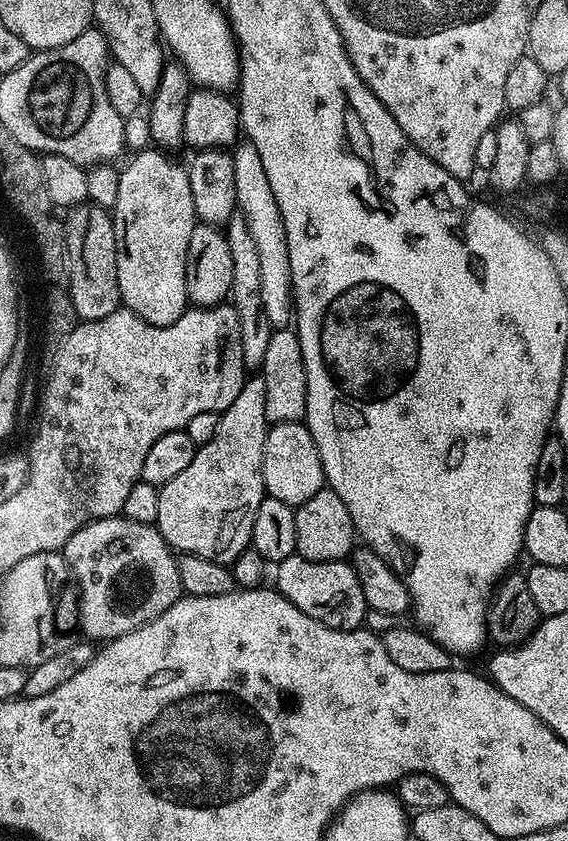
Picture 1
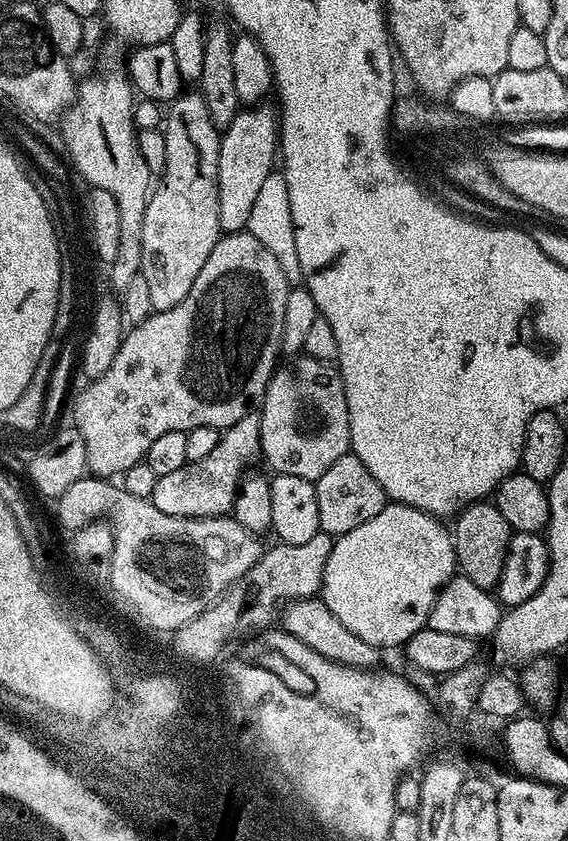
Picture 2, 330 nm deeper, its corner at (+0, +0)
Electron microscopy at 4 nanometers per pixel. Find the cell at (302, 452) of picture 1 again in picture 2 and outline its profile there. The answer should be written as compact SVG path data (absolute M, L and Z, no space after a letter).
M297 354L285 359L273 372L268 389L262 397L264 405L258 408L260 413L260 451L276 474L298 474L303 480L315 480L339 456L345 455L350 448L350 422L344 383L339 371L329 361L319 360L307 354Z

